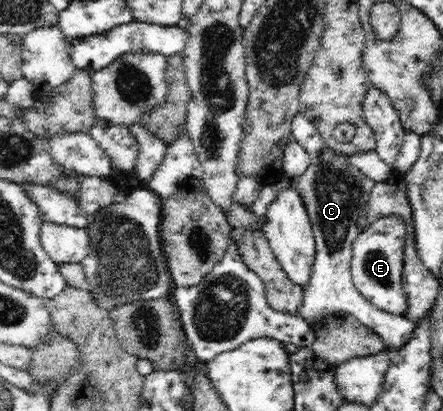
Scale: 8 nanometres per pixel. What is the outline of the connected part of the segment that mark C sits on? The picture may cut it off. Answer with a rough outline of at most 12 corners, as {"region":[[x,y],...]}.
{"region":[[327,146],[296,178],[315,235],[297,315],[344,313],[399,350],[418,320],[385,312],[351,274],[375,180]]}

